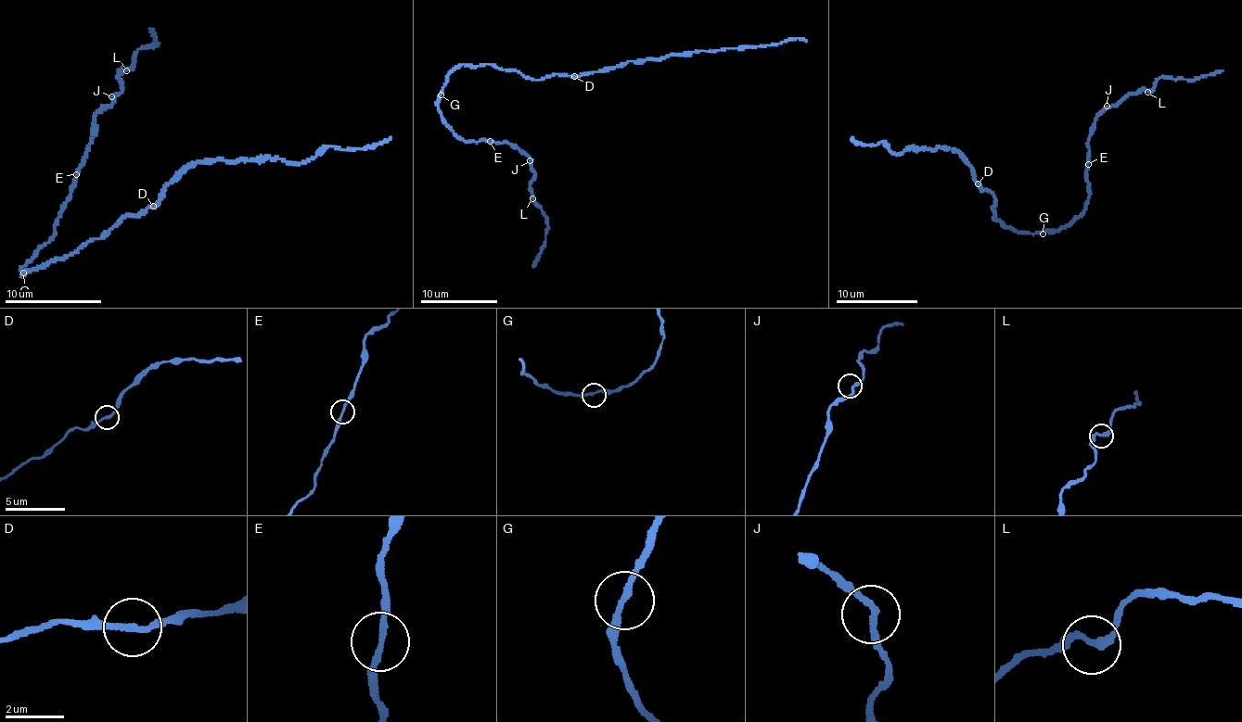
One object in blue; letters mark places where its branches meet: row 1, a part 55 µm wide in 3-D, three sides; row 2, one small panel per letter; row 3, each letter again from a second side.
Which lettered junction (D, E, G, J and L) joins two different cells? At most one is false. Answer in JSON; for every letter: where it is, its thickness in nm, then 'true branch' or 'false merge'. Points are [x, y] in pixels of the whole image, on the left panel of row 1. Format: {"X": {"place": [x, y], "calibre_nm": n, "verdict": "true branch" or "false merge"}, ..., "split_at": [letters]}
{"D": {"place": [153, 206], "calibre_nm": 200, "verdict": "true branch"}, "E": {"place": [76, 174], "calibre_nm": 190, "verdict": "true branch"}, "G": {"place": [23, 272], "calibre_nm": 200, "verdict": "true branch"}, "J": {"place": [111, 96], "calibre_nm": 220, "verdict": "true branch"}, "L": {"place": [126, 70], "calibre_nm": 200, "verdict": "true branch"}, "split_at": []}

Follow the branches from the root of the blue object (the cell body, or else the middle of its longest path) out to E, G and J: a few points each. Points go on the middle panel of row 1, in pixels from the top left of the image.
E: (470, 64), (459, 66), (448, 76), (439, 96), (438, 111), (442, 123), (457, 137), (467, 141), (490, 141)
G: (470, 64), (459, 66), (450, 74), (441, 94)
J: (470, 64), (459, 66), (448, 76), (438, 103), (442, 123), (467, 141), (512, 144), (530, 160)

